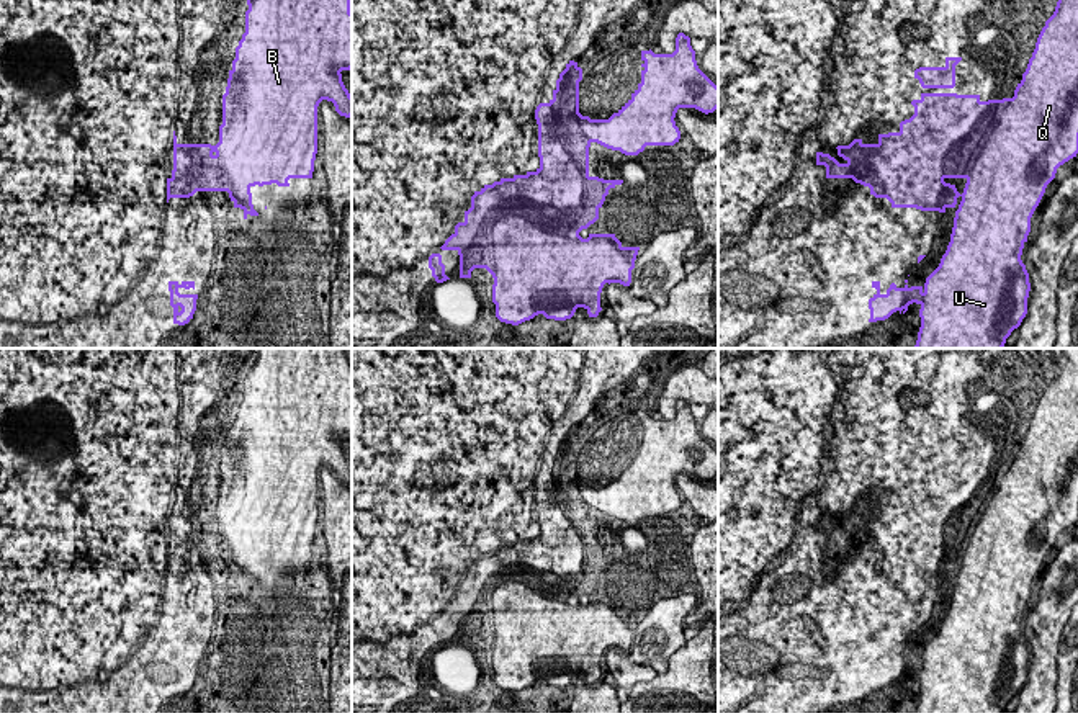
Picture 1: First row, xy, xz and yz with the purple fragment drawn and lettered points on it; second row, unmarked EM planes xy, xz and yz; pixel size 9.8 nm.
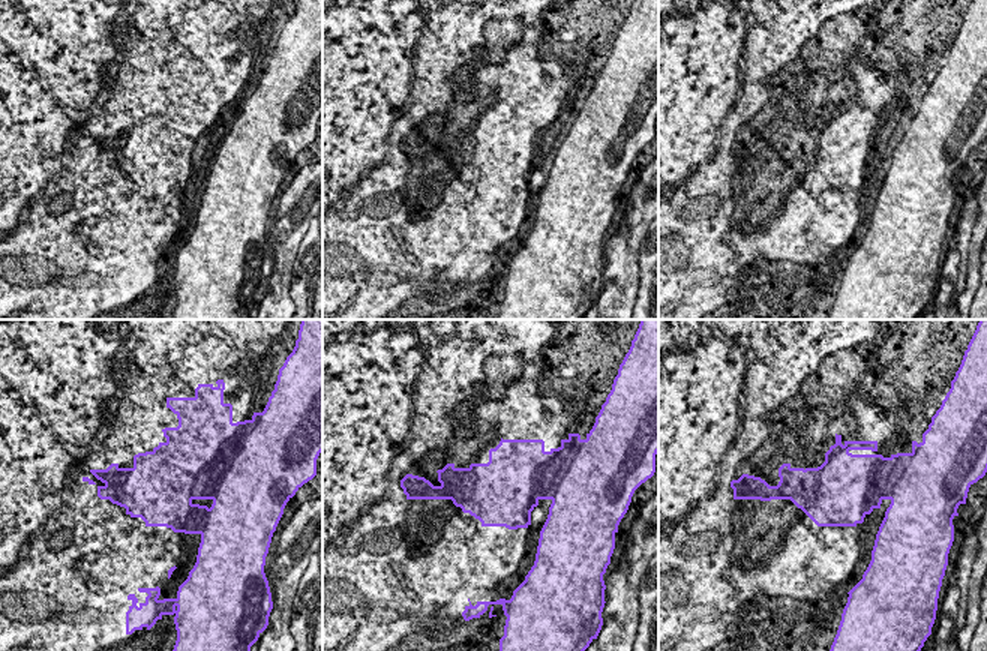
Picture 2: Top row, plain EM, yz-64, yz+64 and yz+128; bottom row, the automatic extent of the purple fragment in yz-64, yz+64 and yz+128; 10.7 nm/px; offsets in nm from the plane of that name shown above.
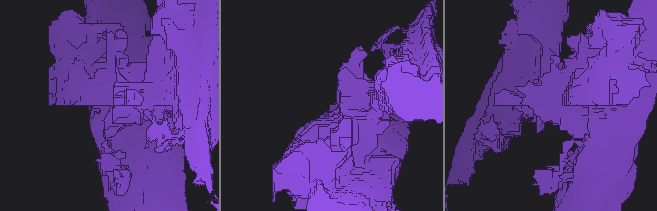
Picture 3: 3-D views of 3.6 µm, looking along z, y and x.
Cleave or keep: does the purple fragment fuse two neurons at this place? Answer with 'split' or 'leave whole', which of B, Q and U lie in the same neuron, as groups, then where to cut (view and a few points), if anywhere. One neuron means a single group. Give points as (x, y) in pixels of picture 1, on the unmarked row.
split; groups B / Q U; cut yz (882, 501), (877, 530), (879, 543), (943, 545)

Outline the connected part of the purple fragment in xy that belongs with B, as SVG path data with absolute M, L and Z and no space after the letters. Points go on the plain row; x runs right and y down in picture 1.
M247 348L249 361L245 378L245 399L236 414L236 425L232 427L232 435L229 437L226 460L222 461L222 491L219 492L219 509L211 510L177 510L178 530L188 531L186 545L167 545L167 569L170 564L190 564L196 558L227 558L234 574L244 577L244 585L247 582L258 582L252 571L250 554L258 551L290 553L290 545L312 545L314 527L317 520L317 473L322 466L332 468L335 478L340 482L352 482L352 461L342 448L342 437L352 435L352 378L350 363L347 360L347 352L344 348Z

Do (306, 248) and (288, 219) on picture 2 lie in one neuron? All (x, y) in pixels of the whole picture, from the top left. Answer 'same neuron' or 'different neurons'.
different neurons

